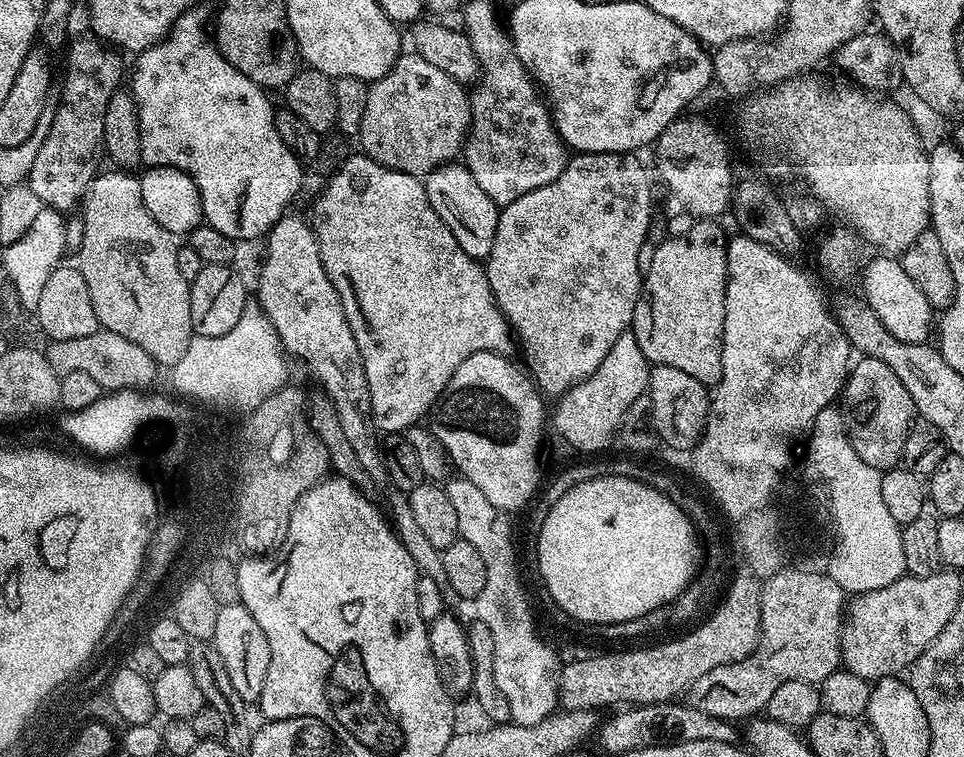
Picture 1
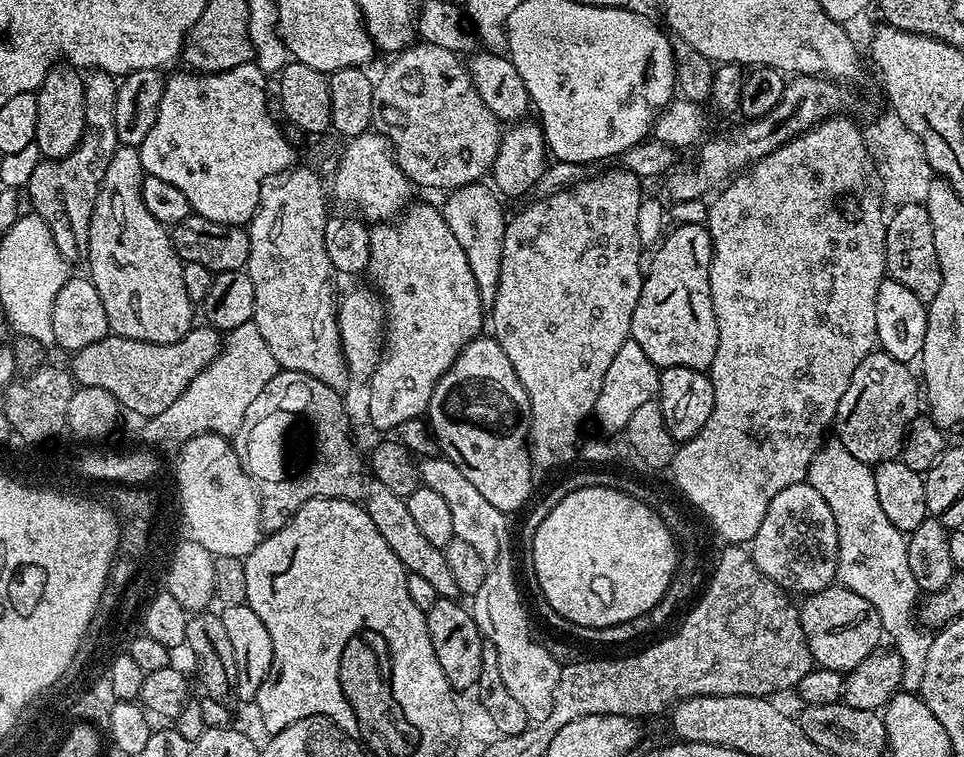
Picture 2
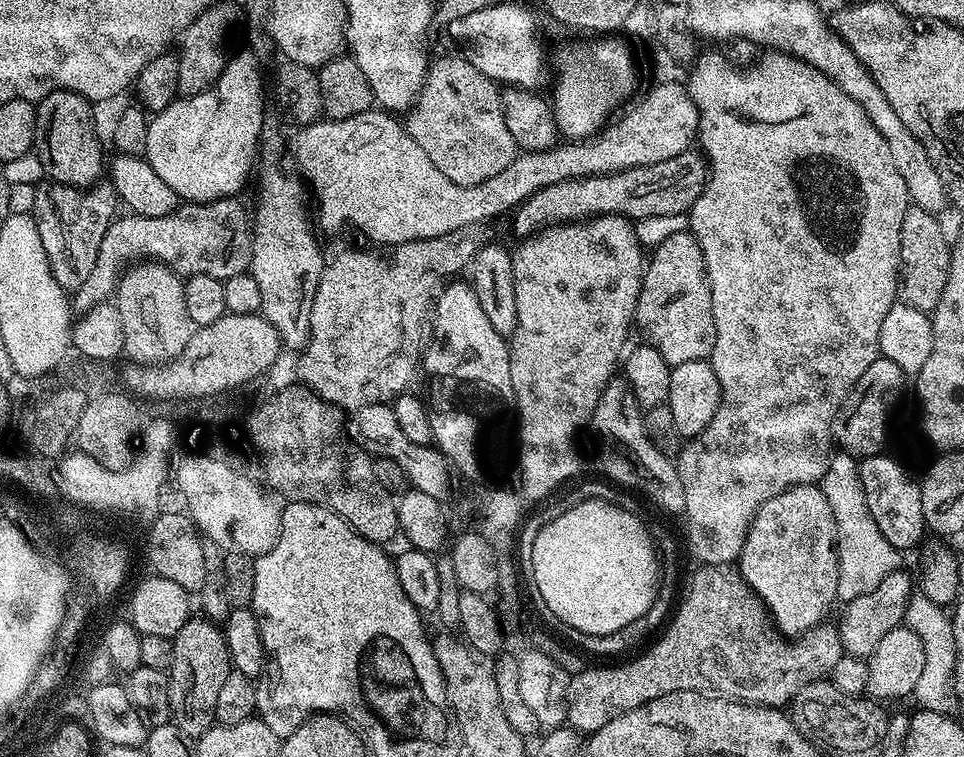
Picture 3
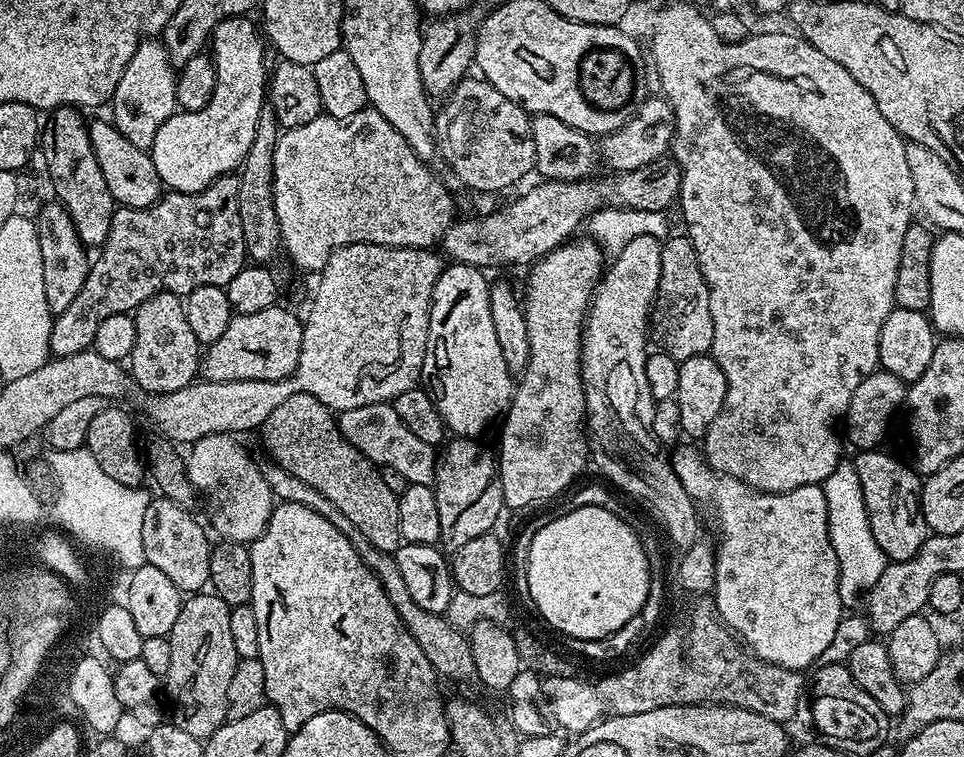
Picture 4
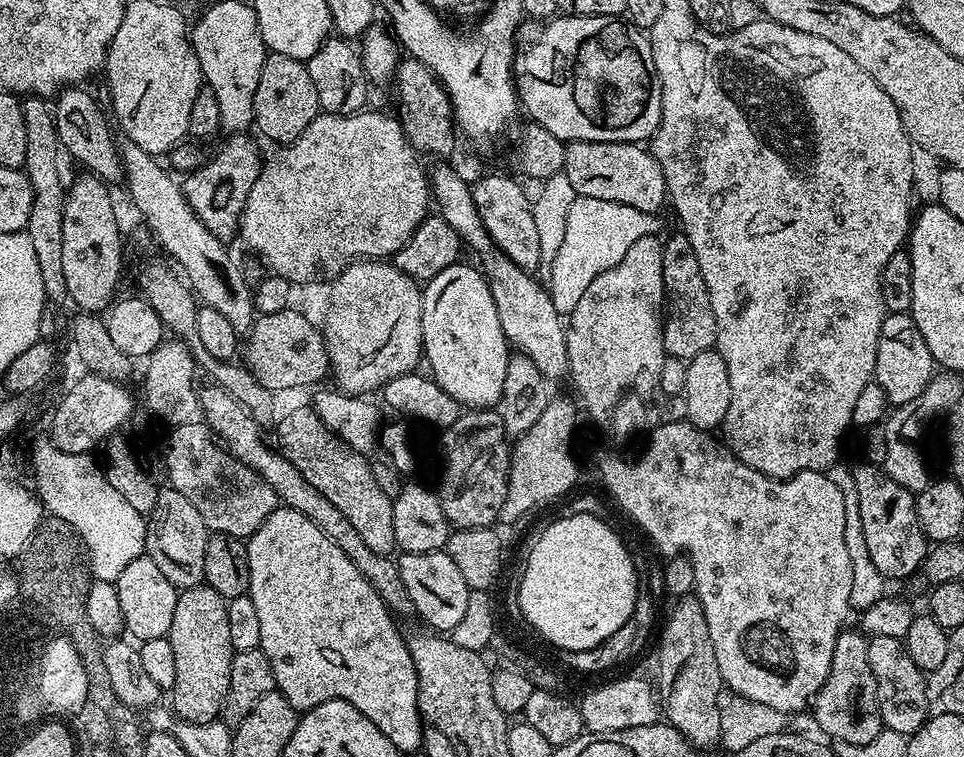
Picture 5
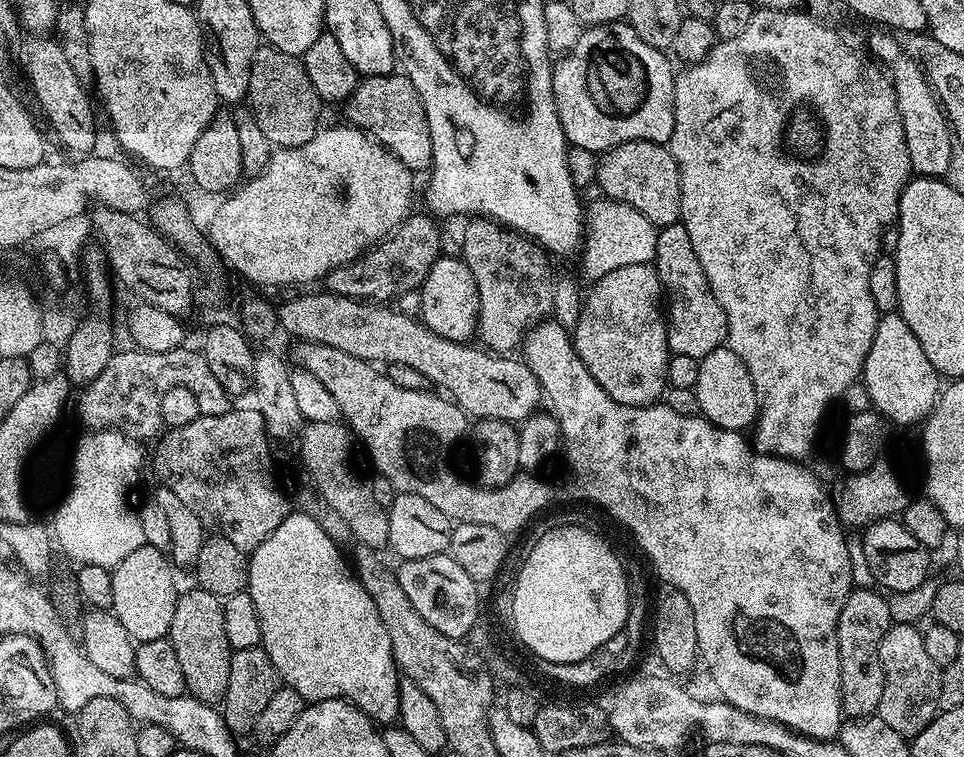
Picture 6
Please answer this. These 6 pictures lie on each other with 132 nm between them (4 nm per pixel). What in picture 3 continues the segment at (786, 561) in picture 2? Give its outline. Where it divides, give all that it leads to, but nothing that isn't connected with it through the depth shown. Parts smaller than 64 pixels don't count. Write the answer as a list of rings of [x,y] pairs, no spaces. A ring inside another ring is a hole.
[[[799,484],[770,498],[758,510],[740,551],[738,567],[744,580],[767,606],[776,625],[794,638],[825,619],[837,603],[838,558],[836,523],[826,494],[816,484]]]

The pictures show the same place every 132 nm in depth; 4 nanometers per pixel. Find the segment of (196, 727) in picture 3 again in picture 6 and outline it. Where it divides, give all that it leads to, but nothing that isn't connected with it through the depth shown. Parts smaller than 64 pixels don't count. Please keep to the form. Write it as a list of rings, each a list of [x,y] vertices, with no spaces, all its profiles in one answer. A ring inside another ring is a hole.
[[[197,586],[189,592],[181,591],[176,597],[174,622],[170,622],[167,639],[178,654],[182,675],[186,678],[187,695],[194,699],[216,702],[223,697],[226,681],[230,678],[230,658],[233,650],[226,642],[222,623],[222,600]]]

